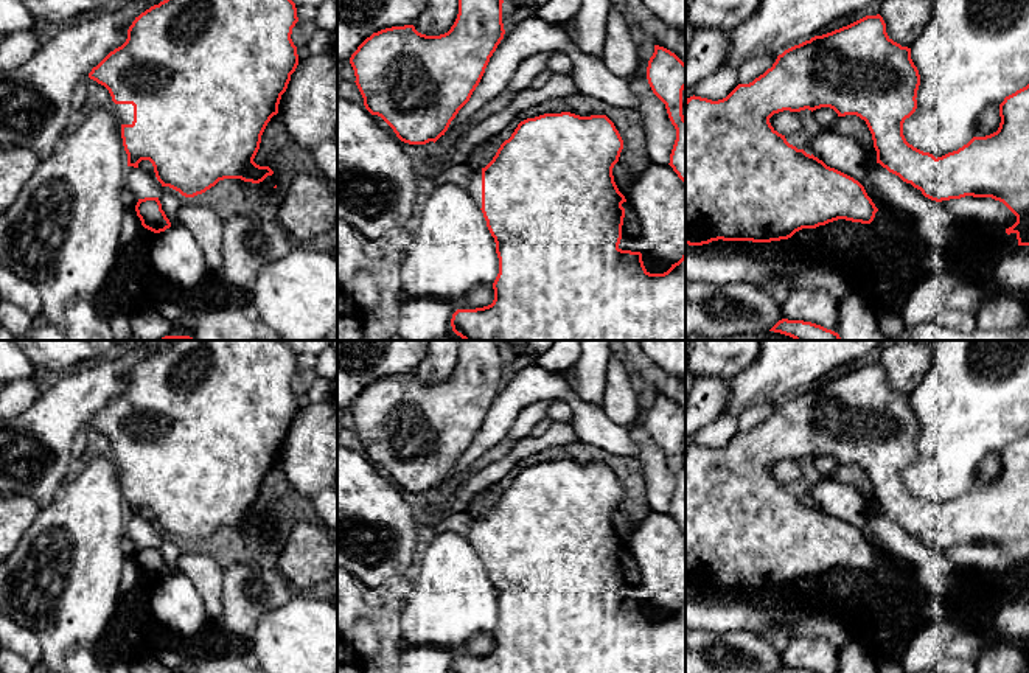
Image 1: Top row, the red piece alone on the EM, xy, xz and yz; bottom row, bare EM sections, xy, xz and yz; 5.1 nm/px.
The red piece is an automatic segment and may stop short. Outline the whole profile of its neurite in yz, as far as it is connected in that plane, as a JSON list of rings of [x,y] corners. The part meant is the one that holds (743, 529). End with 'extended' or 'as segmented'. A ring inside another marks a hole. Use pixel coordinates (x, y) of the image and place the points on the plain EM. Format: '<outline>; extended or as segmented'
[[[880,362],[866,364],[832,381],[814,384],[777,404],[771,417],[749,432],[738,432],[726,446],[712,449],[701,445],[685,448],[685,592],[703,594],[712,589],[771,591],[791,586],[802,577],[816,577],[846,567],[870,572],[878,556],[864,535],[853,525],[827,514],[813,502],[790,493],[769,471],[774,462],[790,459],[833,457],[838,465],[856,463],[866,469],[877,511],[903,530],[920,538],[931,549],[942,550],[965,544],[992,546],[1003,550],[1017,570],[1006,577],[1015,581],[1018,594],[1029,594],[1029,432],[1004,446],[999,452],[1001,471],[996,480],[973,485],[957,499],[934,505],[909,493],[903,471],[917,457],[920,423],[911,407],[911,396],[894,390]]]; as segmented

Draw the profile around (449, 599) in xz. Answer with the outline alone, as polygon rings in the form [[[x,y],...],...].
[[[451,532],[418,552],[398,606],[403,645],[462,650],[499,622],[496,591],[473,546]]]

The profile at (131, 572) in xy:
[[[124,535],[120,542],[120,547],[123,553],[120,595],[124,595],[140,583],[140,577],[143,574],[135,560],[138,546],[129,536]]]

